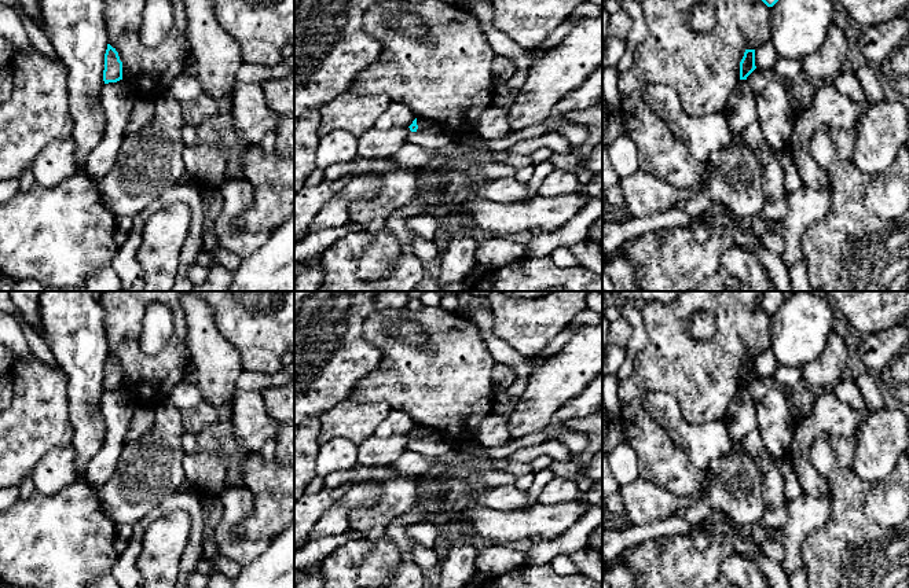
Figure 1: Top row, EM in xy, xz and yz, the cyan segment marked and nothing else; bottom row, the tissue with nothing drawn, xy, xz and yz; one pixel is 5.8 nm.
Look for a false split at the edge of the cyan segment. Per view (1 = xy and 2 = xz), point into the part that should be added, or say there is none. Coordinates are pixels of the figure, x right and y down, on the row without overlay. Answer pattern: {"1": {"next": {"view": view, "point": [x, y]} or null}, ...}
{"1": {"next": null}, "2": {"next": null}}

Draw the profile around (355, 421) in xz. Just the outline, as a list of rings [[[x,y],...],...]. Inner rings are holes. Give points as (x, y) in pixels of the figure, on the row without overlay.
[[[351,398],[326,411],[319,422],[319,444],[331,438],[348,438],[356,445],[375,434],[377,426],[391,412],[385,403],[359,403]]]

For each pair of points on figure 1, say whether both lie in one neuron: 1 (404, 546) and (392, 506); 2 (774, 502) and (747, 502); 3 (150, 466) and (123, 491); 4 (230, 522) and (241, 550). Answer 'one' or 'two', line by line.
1: two
2: two
3: one
4: one

